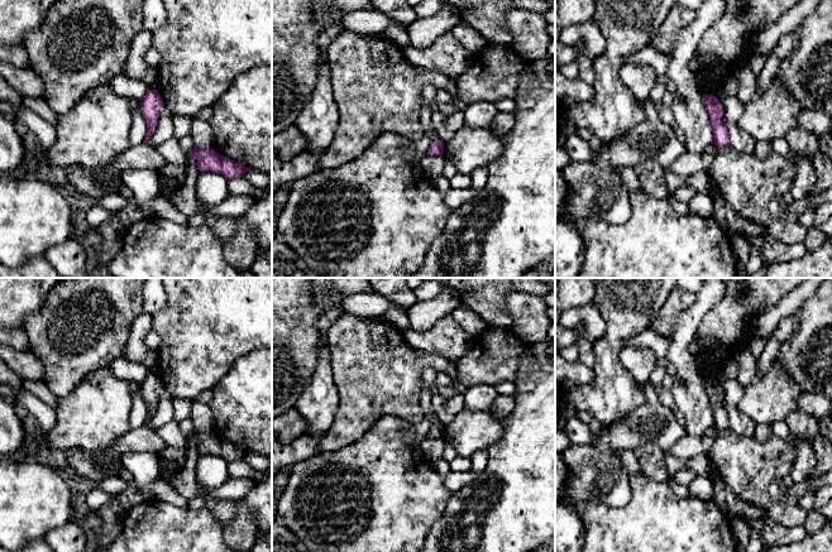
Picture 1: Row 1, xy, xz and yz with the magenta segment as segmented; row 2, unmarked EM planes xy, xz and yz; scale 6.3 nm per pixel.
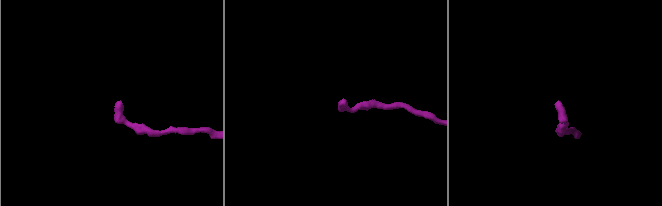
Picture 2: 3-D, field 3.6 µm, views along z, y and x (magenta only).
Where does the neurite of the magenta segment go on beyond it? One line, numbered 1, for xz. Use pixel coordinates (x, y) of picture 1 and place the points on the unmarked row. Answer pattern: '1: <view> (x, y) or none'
1: none

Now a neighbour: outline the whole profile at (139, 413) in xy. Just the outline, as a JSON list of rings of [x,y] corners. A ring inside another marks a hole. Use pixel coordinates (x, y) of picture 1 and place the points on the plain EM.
[[[140,389],[134,394],[134,403],[133,403],[133,413],[130,418],[130,428],[139,428],[144,426],[145,419],[148,416],[148,407],[142,397]]]

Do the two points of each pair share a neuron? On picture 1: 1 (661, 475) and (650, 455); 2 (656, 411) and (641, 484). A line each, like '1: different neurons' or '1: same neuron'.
1: same neuron
2: different neurons

